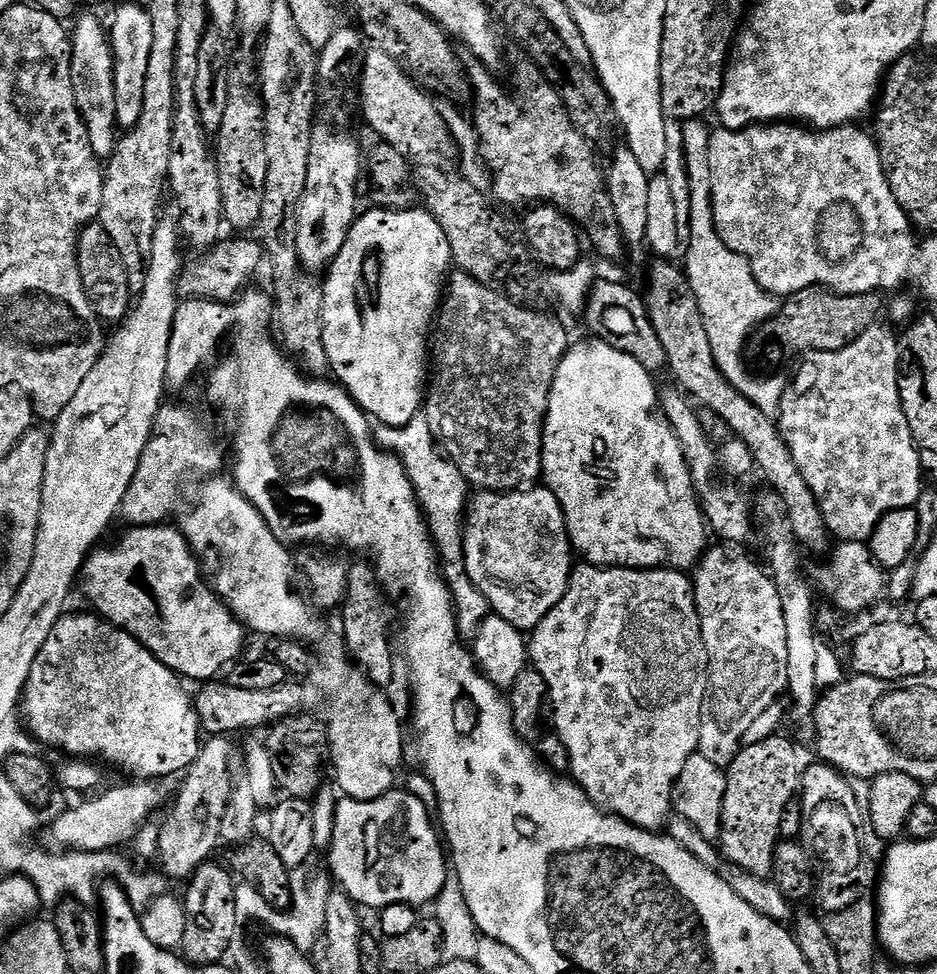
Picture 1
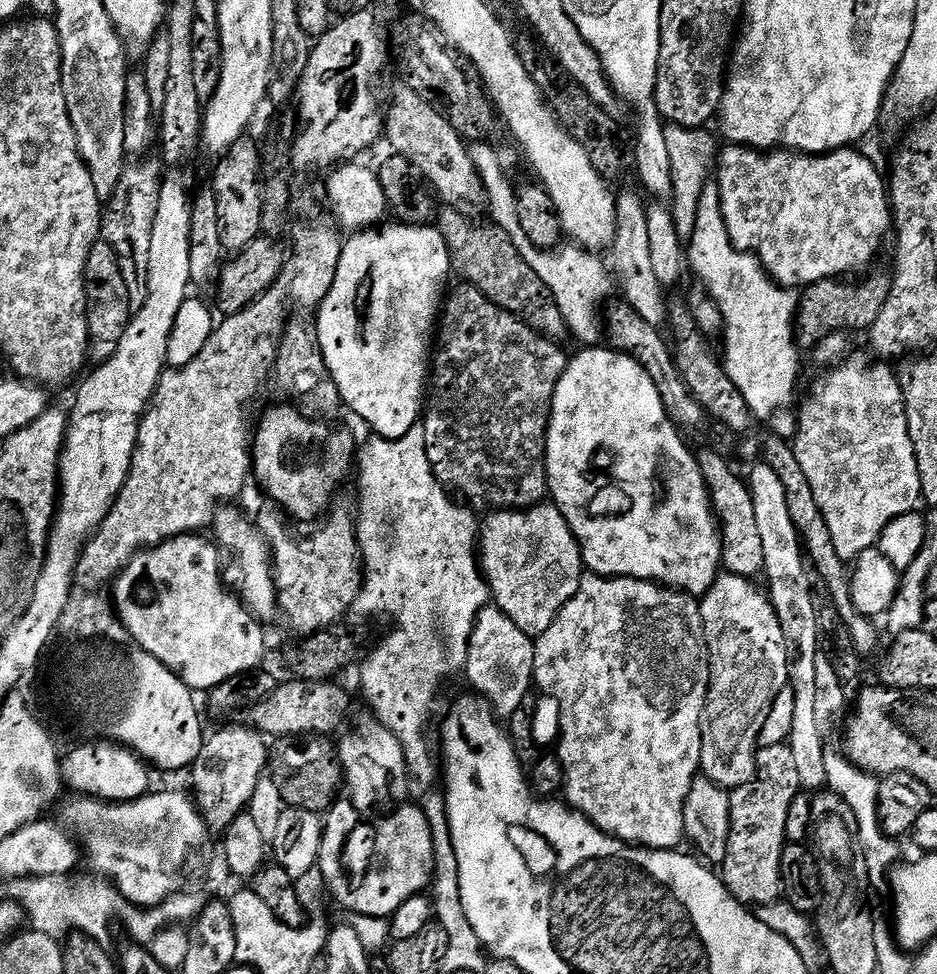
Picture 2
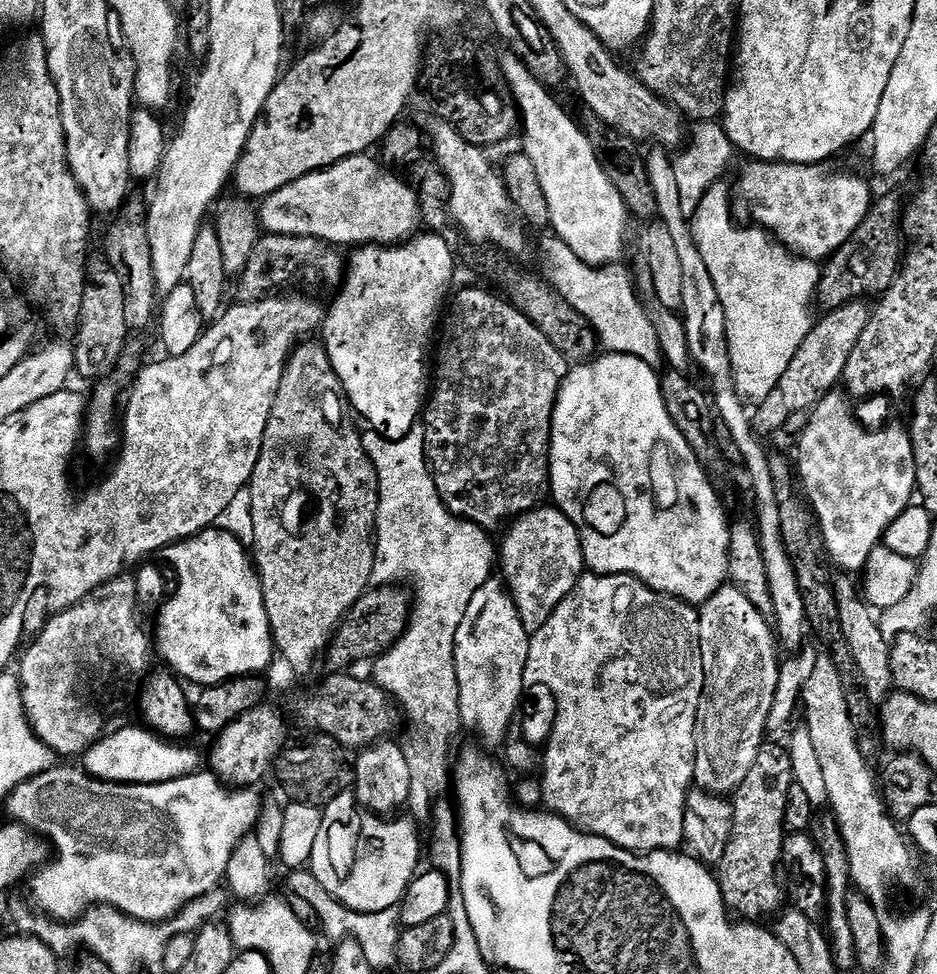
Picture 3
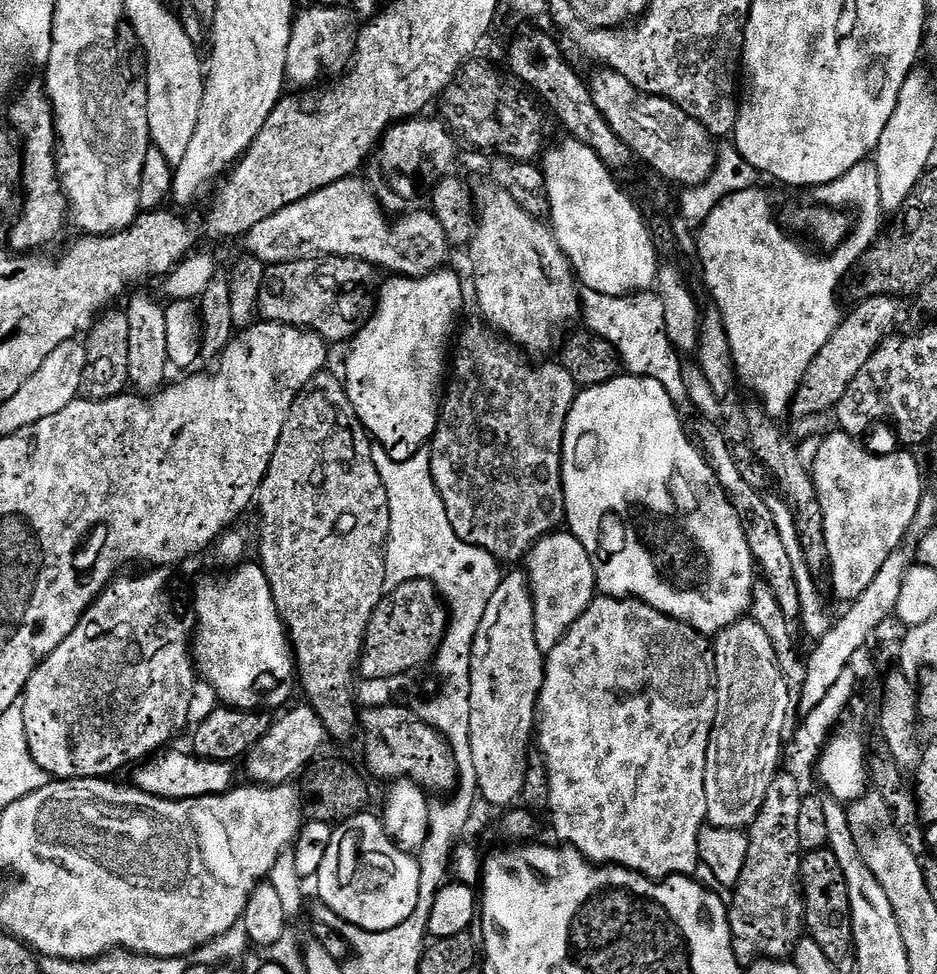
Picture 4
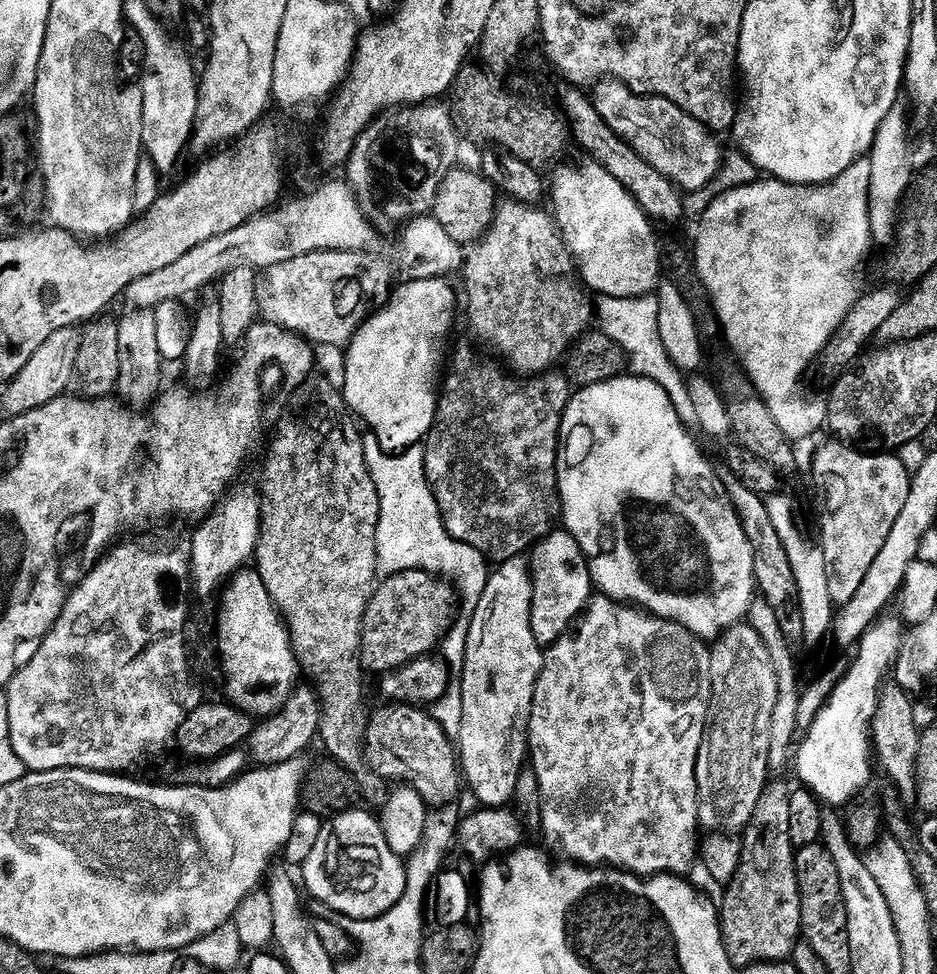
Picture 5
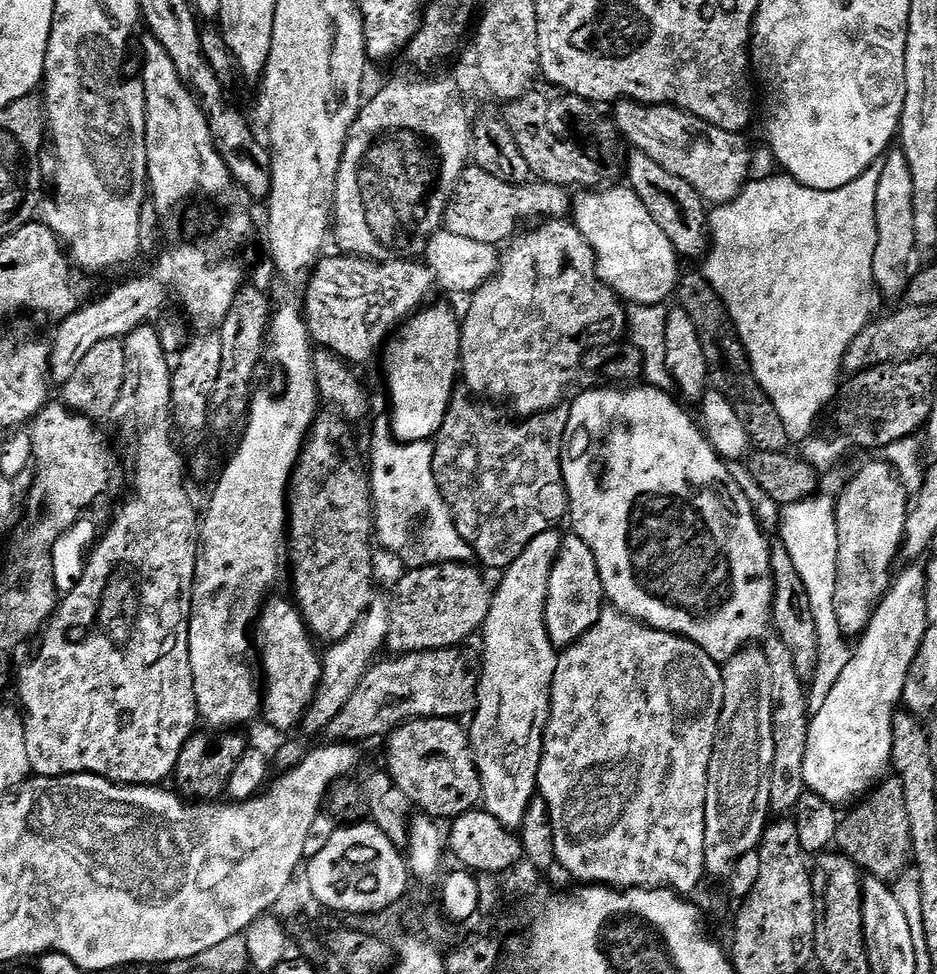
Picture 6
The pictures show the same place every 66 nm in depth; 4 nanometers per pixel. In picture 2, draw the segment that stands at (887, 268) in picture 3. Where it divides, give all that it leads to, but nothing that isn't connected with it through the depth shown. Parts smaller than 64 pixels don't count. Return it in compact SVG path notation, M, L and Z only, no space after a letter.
M880 272L867 276L863 277L865 280L861 284L851 284L851 279L848 278L819 280L807 285L799 293L794 332L801 345L815 346L832 332L844 332L848 328L871 329L889 297L892 276L883 276Z

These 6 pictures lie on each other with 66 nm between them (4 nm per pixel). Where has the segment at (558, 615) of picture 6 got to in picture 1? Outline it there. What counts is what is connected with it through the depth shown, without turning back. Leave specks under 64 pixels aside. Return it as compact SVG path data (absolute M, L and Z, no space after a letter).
M525 486L515 492L485 492L480 490L469 499L464 522L464 561L466 562L466 572L470 574L470 580L474 582L477 590L487 598L489 609L495 615L508 620L510 626L514 626L519 632L531 633L532 629L538 626L538 622L542 622L542 618L546 618L546 614L550 614L550 610L554 610L554 606L558 606L558 602L566 594L568 583L572 577L574 567L572 556L574 557L574 549L568 534L568 523L564 521L564 511L558 502L558 498L548 487Z

